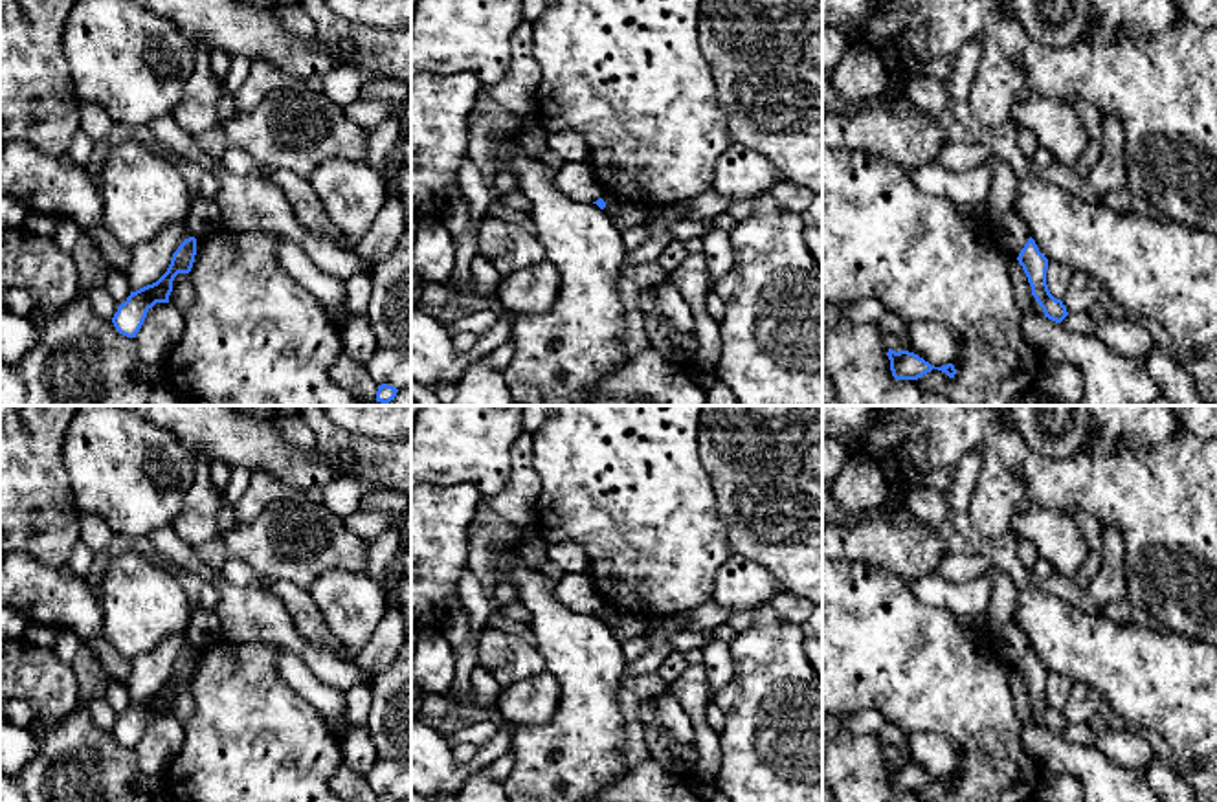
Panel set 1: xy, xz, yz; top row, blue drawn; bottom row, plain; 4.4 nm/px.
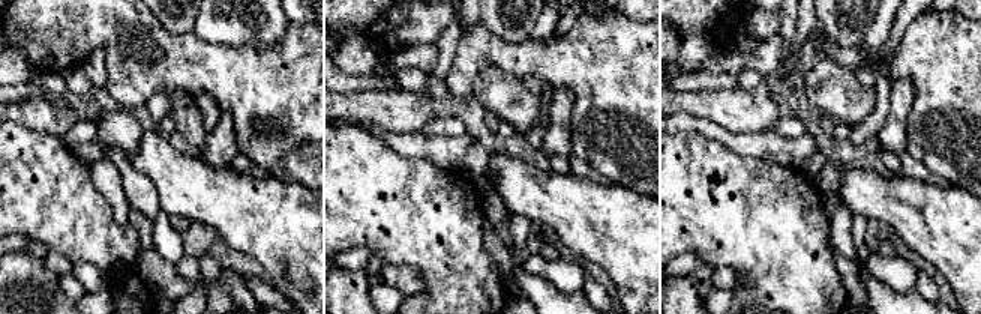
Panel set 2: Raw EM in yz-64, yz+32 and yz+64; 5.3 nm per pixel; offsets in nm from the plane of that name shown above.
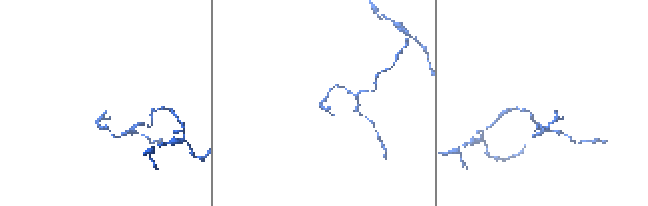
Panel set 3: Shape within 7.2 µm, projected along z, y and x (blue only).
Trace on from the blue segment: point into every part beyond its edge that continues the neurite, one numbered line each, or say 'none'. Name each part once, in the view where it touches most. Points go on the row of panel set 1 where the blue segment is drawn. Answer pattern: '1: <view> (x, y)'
none

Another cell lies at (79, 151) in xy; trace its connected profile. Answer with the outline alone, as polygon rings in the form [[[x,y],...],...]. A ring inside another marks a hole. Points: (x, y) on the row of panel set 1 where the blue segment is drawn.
[[[79,128],[72,138],[66,154],[79,165],[86,165],[92,156],[94,141]]]

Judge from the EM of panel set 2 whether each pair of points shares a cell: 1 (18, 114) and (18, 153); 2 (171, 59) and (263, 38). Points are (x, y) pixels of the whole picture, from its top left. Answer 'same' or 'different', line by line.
1: different
2: different

